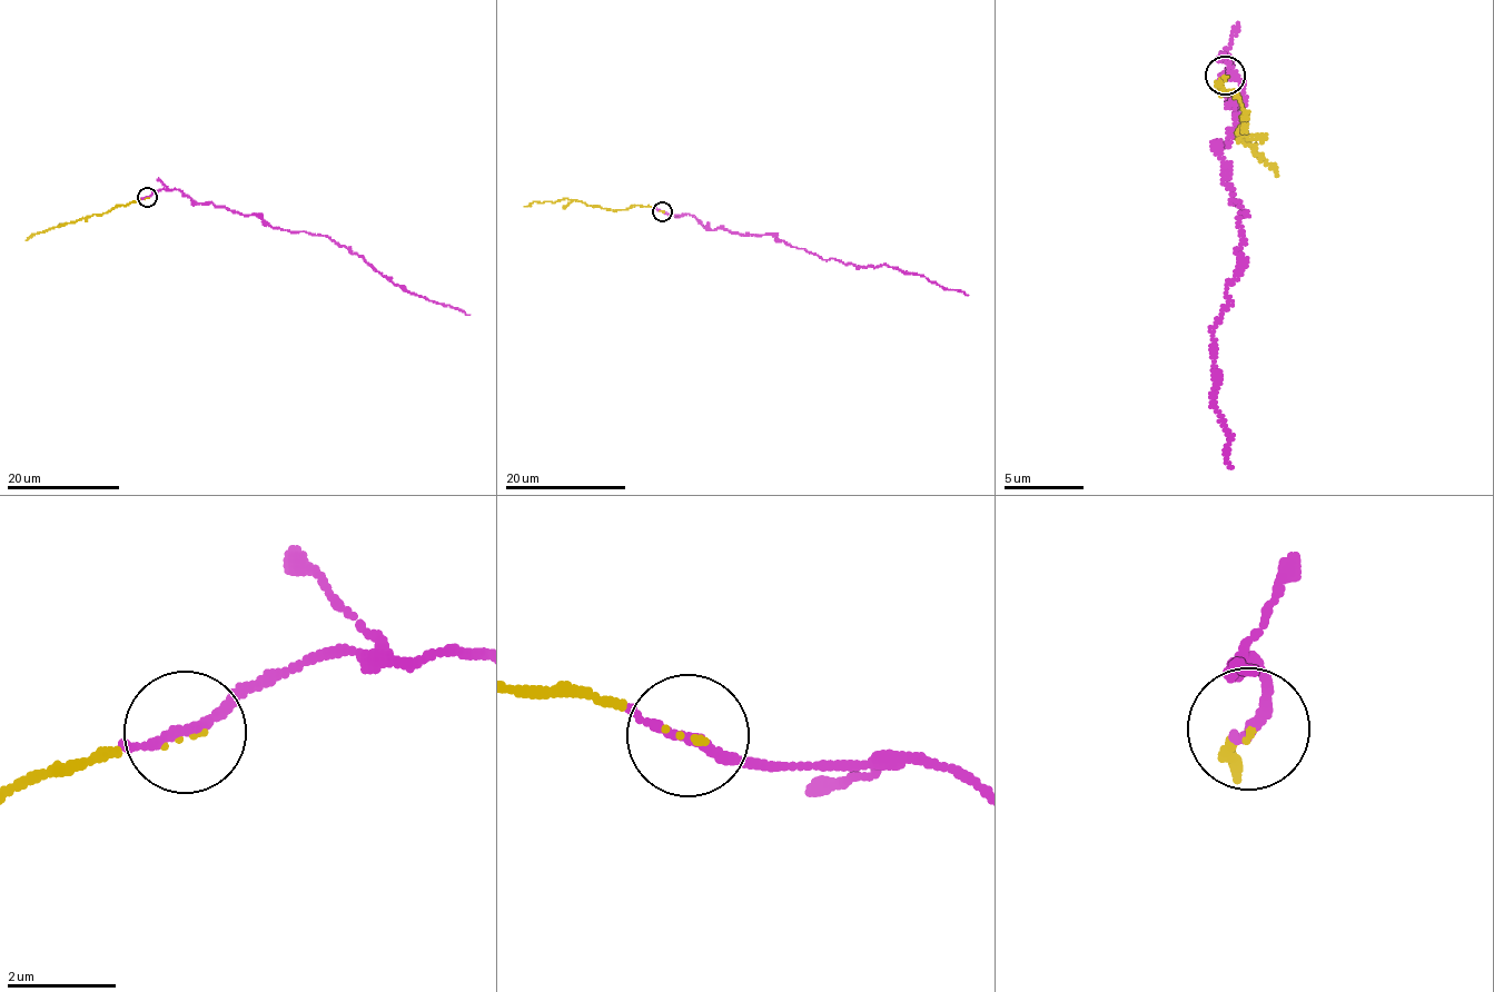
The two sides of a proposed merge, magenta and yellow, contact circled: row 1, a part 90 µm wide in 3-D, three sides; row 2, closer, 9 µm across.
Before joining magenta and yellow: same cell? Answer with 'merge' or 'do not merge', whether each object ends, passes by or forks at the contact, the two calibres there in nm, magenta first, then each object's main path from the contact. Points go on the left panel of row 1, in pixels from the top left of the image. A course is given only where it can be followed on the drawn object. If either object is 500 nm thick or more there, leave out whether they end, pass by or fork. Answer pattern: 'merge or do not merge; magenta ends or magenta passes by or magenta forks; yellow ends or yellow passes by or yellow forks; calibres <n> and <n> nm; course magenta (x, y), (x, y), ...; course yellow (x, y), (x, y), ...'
merge; magenta passes by; yellow ends; calibres 180 and 70 nm; course magenta (147, 198), (162, 189), (178, 189), (198, 202), (258, 215), (280, 230), (328, 237), (395, 284), (470, 315); course yellow (147, 198), (31, 234), (26, 240)

